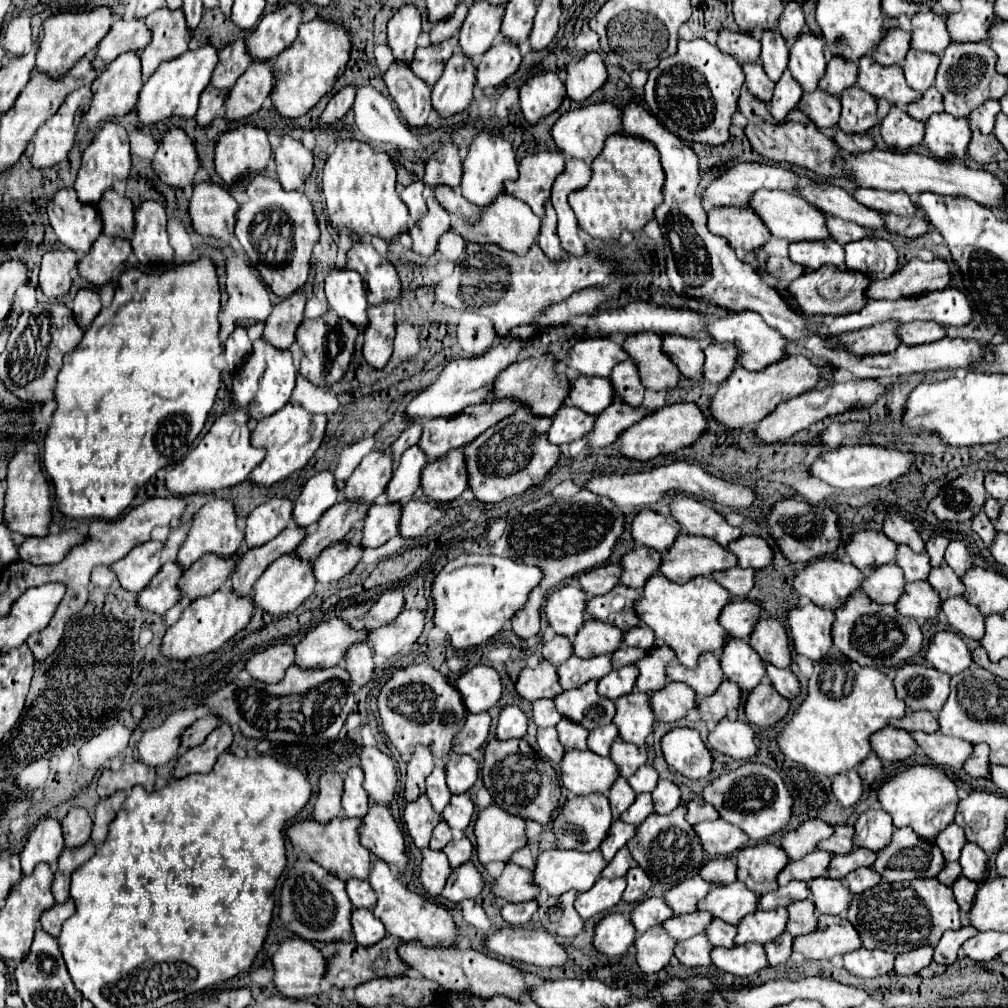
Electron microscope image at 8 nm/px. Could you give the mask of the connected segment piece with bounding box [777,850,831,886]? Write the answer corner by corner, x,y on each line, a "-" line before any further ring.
813,850
809,856
801,860
789,860
789,864
777,874
777,882
785,886
789,880
811,880
817,876
825,876
825,868
831,860
829,852
823,850

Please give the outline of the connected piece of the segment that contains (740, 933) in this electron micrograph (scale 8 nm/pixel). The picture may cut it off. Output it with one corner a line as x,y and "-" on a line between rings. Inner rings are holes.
785,908
757,910
753,912
753,916
745,916
745,920
737,924
737,944
745,942
765,944
785,930
785,922
787,922

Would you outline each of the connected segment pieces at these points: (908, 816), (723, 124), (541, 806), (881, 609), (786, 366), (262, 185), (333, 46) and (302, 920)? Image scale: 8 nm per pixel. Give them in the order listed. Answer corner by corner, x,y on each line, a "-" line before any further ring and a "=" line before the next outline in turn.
925,764
905,766
901,772
893,774
877,790
877,798
881,802
881,808
891,814
895,828
911,826
923,840
933,840
943,828
953,822
955,806
959,802
953,780
939,768
=
705,38
679,40
677,52
661,60
661,64
649,72
643,98
647,108
655,114
655,118
661,124
665,124
665,128
669,128
681,140
717,146
727,142
729,138
729,124
731,124
731,116
737,112
737,96
743,82
745,82
745,76
737,60
733,60
731,56
725,56
725,52
721,52
715,44
709,44
=
493,738
485,746
485,760
481,766
483,784
493,796
493,802
509,814
529,818
545,826
551,820
553,810
559,806
561,788
555,776
557,774
549,764
549,760
539,756
523,738
513,740
=
863,590
853,592
849,600
841,608
835,610
833,622
833,644
841,654
855,660
861,666
877,666
877,668
893,668
899,662
909,660
921,650
923,634
919,630
917,620
901,616
889,604
873,602
=
791,354
783,360
767,366
761,372
751,372
747,368
737,366
733,370
733,376
729,376
721,384
717,394
711,398
713,416
721,424
725,424
727,430
737,430
737,428
757,424
769,412
773,412
773,408
777,408
777,404
787,402
795,396
801,396
801,392
807,392
809,388
817,388
819,384
831,384
835,370
837,370
835,366
817,366
803,354
=
257,174
247,186
249,200
237,210
235,236
243,246
249,262
259,266
265,284
281,298
299,290
309,276
311,250
319,240
317,218
305,194
287,192
281,184
265,174
=
315,16
311,22
303,22
299,26
297,40
275,60
277,84
271,92
273,108
287,118
299,118
307,114
343,74
349,60
349,52
351,36
341,22
325,20
321,16
=
299,858
285,874
279,894
279,918
287,926
287,930
297,934
299,938
309,942
341,940
343,934
351,932
351,910
353,904
345,892
345,882
325,872
325,868
321,868
317,862
309,858

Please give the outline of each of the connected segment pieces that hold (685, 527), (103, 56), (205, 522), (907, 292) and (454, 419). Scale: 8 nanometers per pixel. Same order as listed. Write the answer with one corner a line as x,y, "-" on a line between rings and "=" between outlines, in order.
677,492
677,496
671,496
669,510
685,534
701,534
721,546
727,546
731,540
741,536
739,528
727,524
719,512
693,496
681,496
681,492
=
117,16
113,20
109,34
97,46
93,66
97,70
105,70
107,64
115,60
119,54
127,50
143,50
149,44
149,40
151,40
151,32
145,26
145,20
137,20
135,16
133,18
=
213,498
211,502
207,502
197,512
197,516
195,516
191,528
189,528
189,536
179,548
177,562
183,568
189,568
193,562
197,562
207,552
215,552
215,554
221,554
221,556
231,556
231,554
235,554
239,550
241,542
243,542
243,532
237,528
235,502
229,500
229,498
=
913,258
903,268
893,272
893,276
885,280
873,280
867,288
867,296
871,300
899,300
921,296
933,290
947,288
951,280
949,266
941,258
933,258
929,262
=
487,400
481,404
471,404
469,408
465,408
465,412
461,412
461,416
451,416
449,420
425,420
419,446
429,458
439,458
453,448
461,448
461,446
473,442
487,428
491,428
505,416
517,412
519,408
521,408
521,404
517,404
517,400

